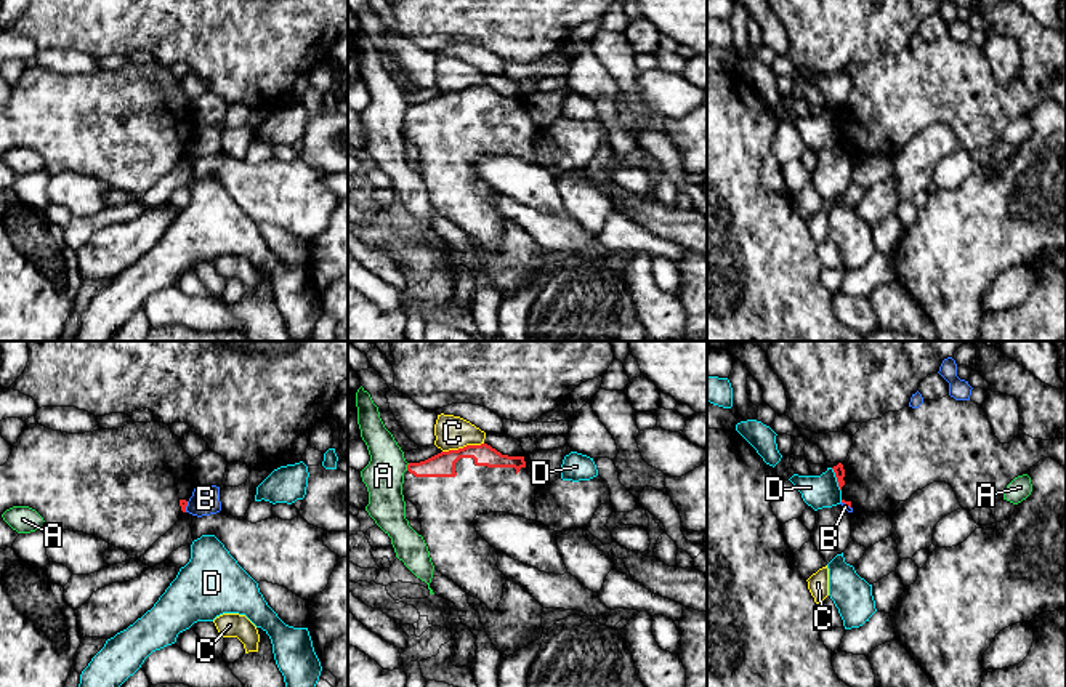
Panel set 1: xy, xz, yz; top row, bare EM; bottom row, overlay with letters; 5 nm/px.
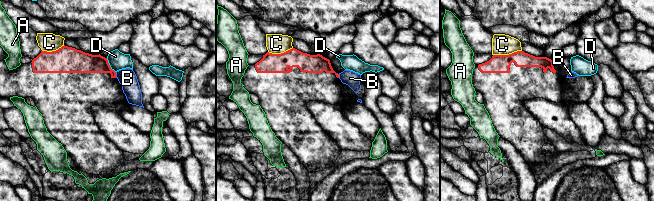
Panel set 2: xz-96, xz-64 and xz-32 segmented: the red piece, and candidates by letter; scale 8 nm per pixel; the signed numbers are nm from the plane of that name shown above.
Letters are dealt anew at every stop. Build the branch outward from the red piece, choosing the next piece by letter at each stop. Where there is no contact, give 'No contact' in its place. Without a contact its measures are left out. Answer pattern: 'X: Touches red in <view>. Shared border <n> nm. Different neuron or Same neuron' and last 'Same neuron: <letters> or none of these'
A: Touches red in xz. Shared border 40 nm. Different neuron
B: Touches red in xy. Shared border 60 nm. Different neuron
C: Touches red in xz. Shared border 220 nm. Different neuron
D: Touches red in yz. Shared border 130 nm. Different neuron
Same neuron: none of these

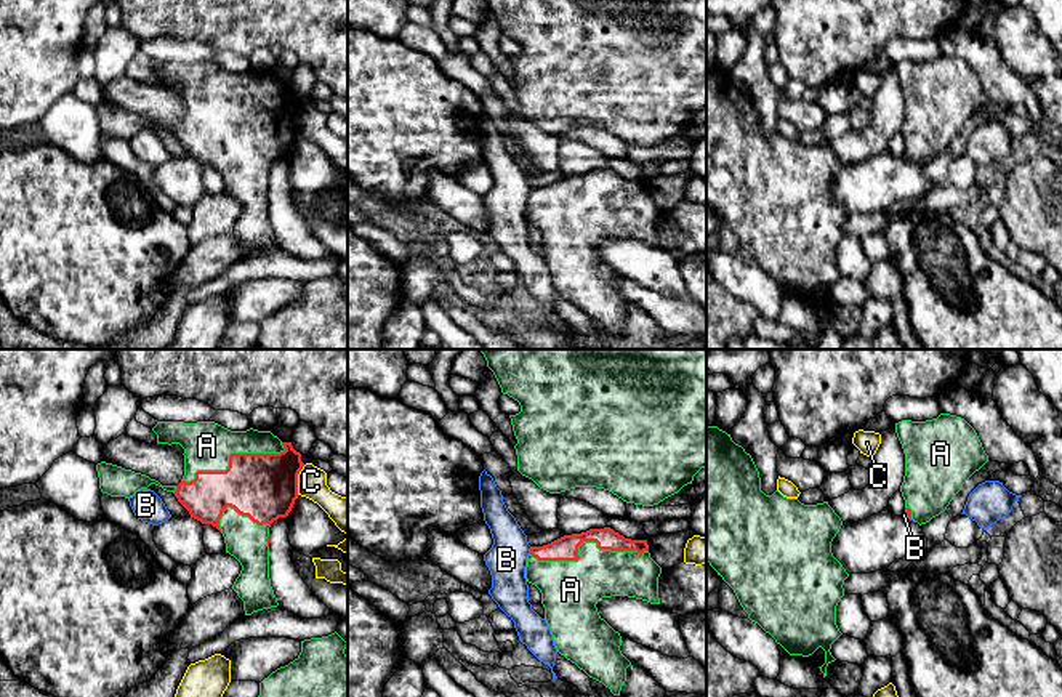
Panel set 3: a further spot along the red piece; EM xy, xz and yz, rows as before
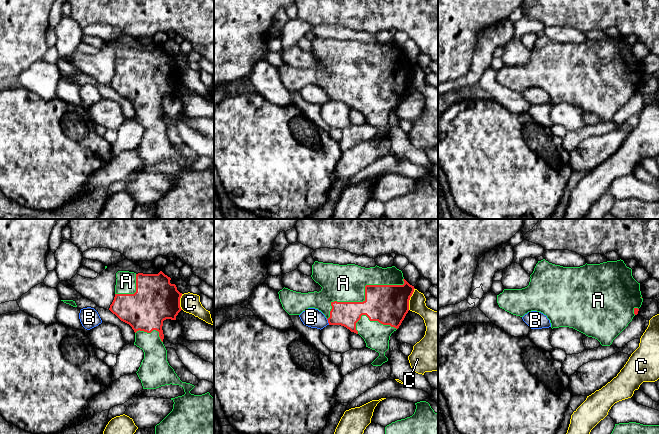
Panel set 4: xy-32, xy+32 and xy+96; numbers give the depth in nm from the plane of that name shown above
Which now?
A: Touches red in xz. Shared border 600 nm. Same neuron
B: Touches red in xz. Shared border 40 nm. Different neuron
C: Touches red in xy. Shared border 160 nm. Different neuron
Same neuron: A

